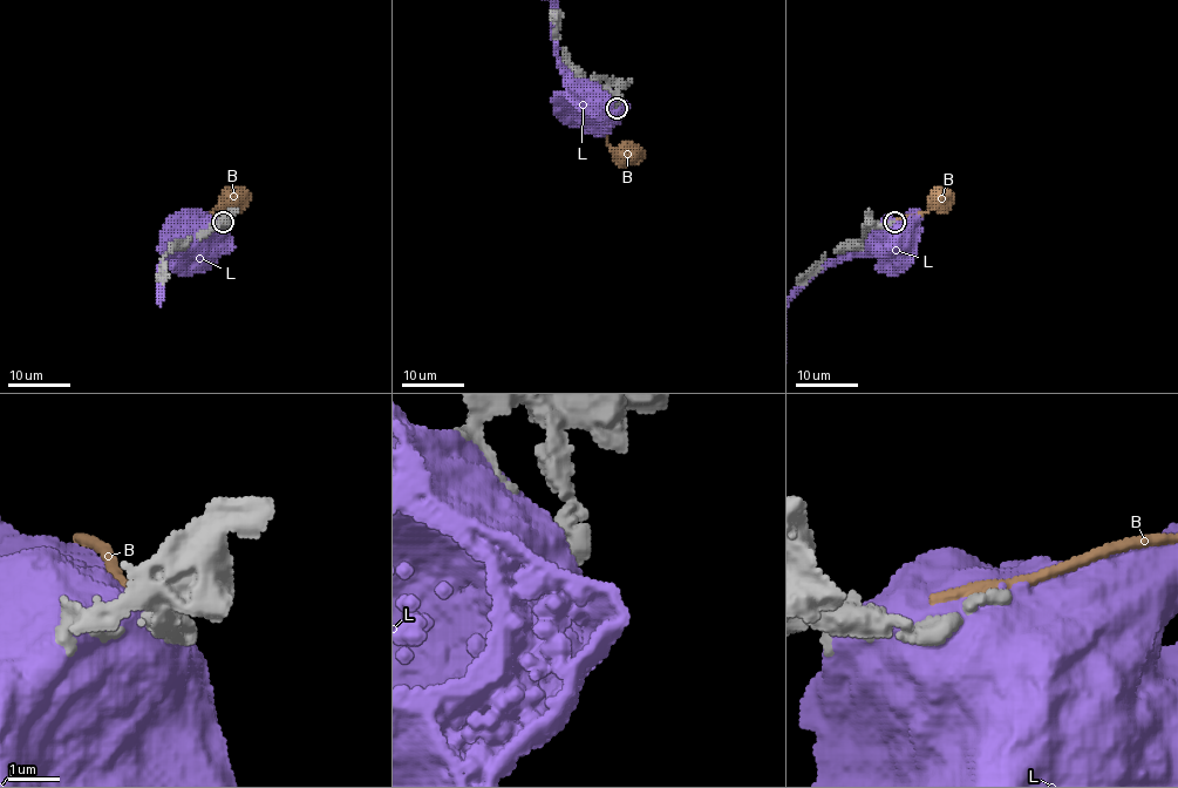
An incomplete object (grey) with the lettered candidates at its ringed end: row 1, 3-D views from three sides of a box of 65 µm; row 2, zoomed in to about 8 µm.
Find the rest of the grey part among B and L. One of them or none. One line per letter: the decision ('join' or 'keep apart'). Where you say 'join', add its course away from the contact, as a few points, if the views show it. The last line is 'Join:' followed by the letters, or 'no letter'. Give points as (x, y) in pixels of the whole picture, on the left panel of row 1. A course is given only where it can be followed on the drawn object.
B: keep apart
L: keep apart
Join: no letter

